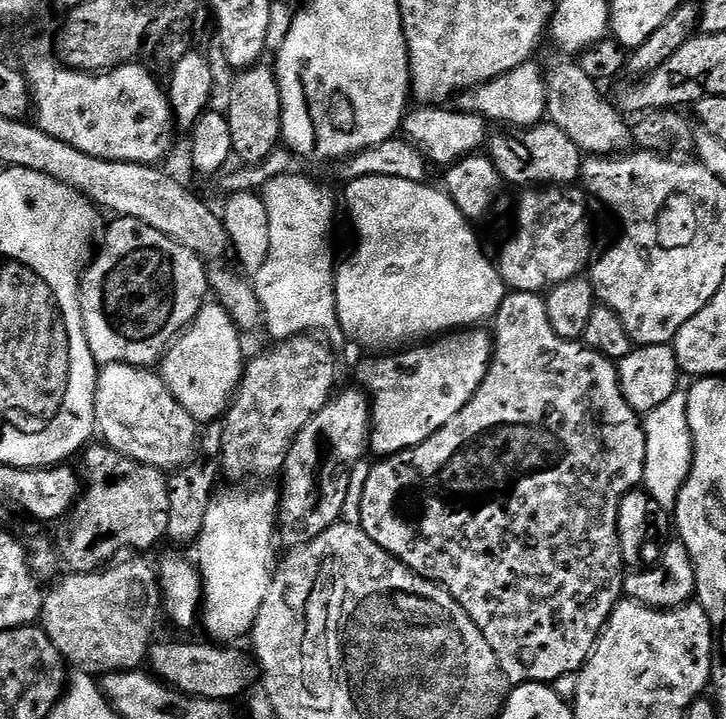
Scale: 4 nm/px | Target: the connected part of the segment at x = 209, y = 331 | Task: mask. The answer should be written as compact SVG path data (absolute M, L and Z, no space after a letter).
M206 302L198 310L192 323L168 345L168 350L158 365L158 375L163 378L170 394L196 419L197 425L207 426L219 421L228 411L232 398L236 395L237 388L240 387L240 380L244 377L246 355L244 356L240 339L242 339L242 333L230 318L227 310L218 302Z

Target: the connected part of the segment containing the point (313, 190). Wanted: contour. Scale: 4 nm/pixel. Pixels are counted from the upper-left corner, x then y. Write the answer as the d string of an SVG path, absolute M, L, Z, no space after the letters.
M297 174L295 176L279 176L269 182L264 189L262 189L264 198L264 205L268 211L270 218L270 250L266 254L266 258L262 262L260 268L255 269L254 287L256 289L256 297L264 311L264 328L273 337L273 341L279 342L281 340L289 340L291 336L303 336L305 334L320 334L326 337L327 343L332 346L336 344L345 343L346 337L340 328L340 319L336 317L336 285L334 283L334 273L338 267L338 256L332 253L332 235L336 232L336 200L324 188L319 188L312 180L307 180L304 174Z

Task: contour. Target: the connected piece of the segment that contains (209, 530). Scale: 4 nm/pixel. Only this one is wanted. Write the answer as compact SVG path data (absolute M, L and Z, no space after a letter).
M244 486L221 487L208 504L206 516L202 521L200 537L194 545L194 563L200 573L202 585L202 628L209 632L216 642L240 642L252 630L258 610L262 610L262 598L270 590L274 569L278 564L276 540L278 544L278 513L280 492L272 488L248 488Z

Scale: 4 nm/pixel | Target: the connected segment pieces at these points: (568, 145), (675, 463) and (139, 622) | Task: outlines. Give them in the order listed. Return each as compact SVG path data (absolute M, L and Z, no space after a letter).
M551 122L535 124L533 128L496 130L488 137L487 155L500 171L501 181L532 186L572 186L582 176L580 148L558 126Z
M678 390L662 402L662 406L655 408L653 412L643 417L644 434L646 436L646 460L644 462L643 487L654 498L654 502L662 510L675 509L676 499L686 478L688 471L692 469L692 435L688 425L688 398L683 391Z
M144 558L124 559L103 570L68 574L65 580L57 579L57 584L44 592L39 623L50 642L54 642L54 646L60 651L60 657L77 672L88 672L92 676L103 678L109 672L139 669L147 661L148 649L154 643L152 635L156 632L156 612L158 616L158 609L162 604L158 572Z

